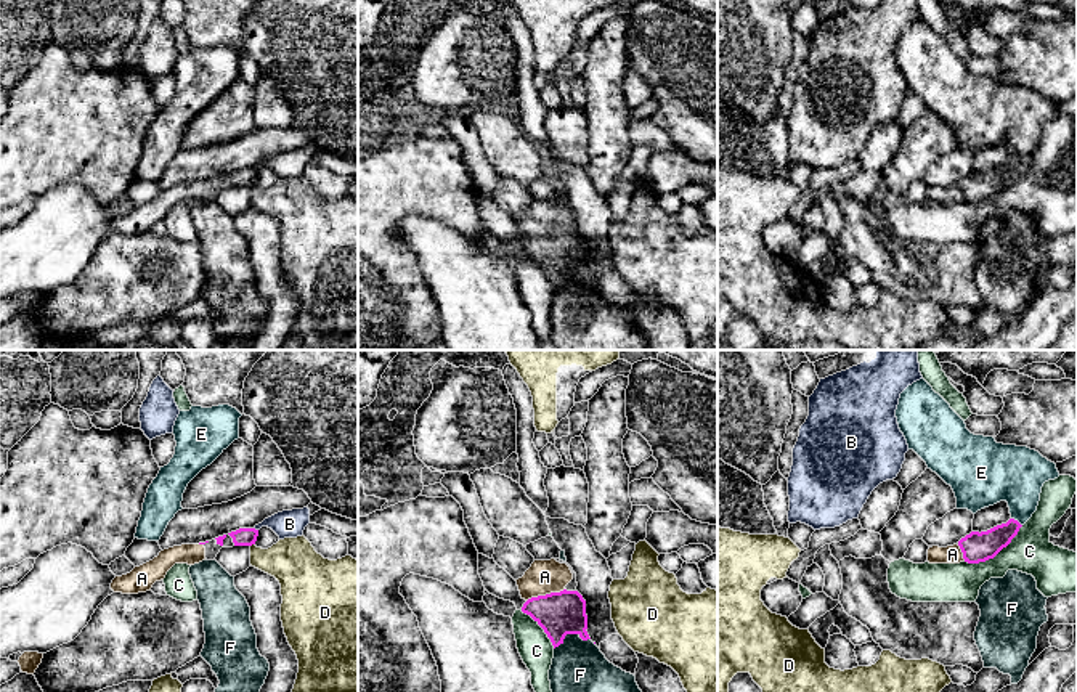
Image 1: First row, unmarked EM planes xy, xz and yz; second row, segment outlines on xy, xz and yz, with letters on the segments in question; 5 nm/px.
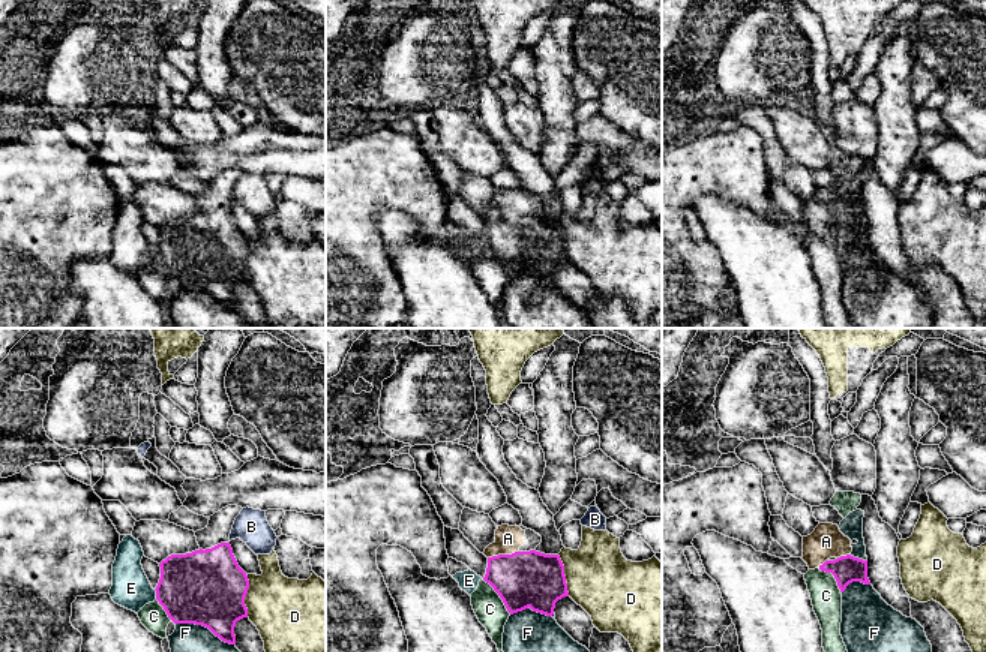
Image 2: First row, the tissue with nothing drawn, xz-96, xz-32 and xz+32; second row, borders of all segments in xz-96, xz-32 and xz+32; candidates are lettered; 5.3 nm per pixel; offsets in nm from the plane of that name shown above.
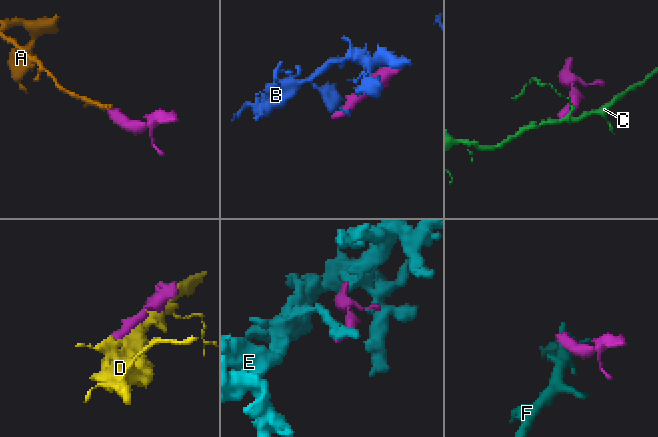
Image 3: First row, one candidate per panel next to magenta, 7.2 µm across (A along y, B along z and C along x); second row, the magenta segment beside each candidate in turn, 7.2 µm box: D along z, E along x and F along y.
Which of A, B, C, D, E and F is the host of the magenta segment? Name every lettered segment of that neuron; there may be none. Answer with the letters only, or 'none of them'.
A

